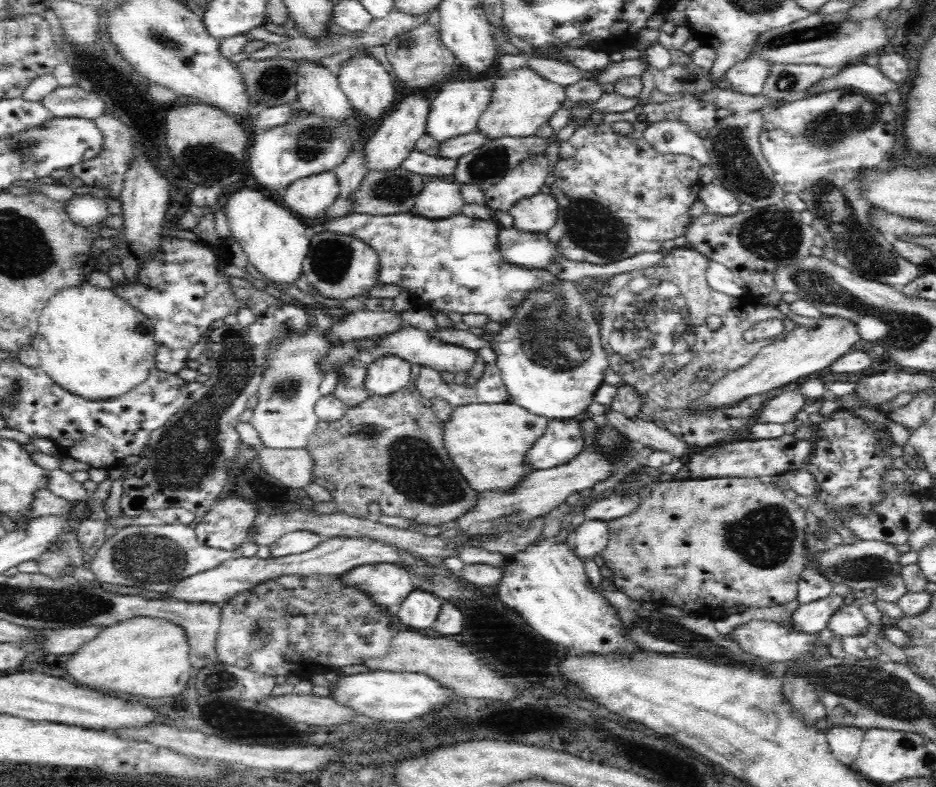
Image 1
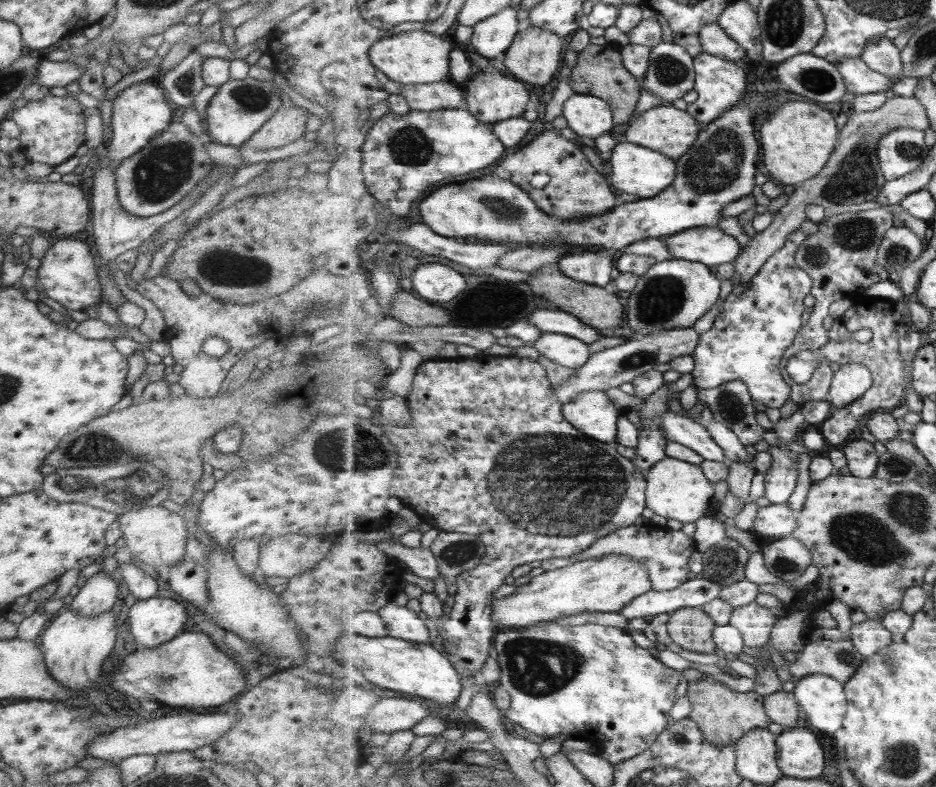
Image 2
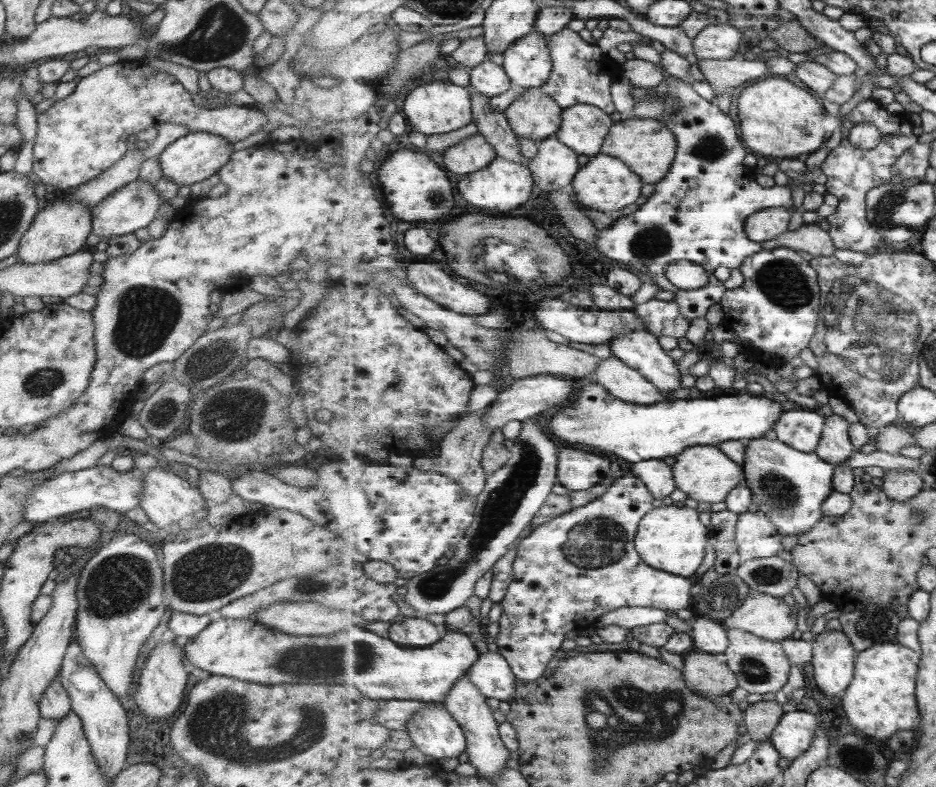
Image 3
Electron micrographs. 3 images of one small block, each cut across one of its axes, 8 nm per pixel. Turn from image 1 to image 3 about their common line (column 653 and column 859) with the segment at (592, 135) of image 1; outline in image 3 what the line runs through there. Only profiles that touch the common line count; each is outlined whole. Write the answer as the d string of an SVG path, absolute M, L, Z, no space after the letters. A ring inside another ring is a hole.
M869 98L861 101L842 118L840 133L842 140L839 146L829 152L819 166L827 176L827 192L839 197L840 201L837 213L826 218L830 224L828 234L832 237L836 249L855 250L871 255L879 246L883 246L886 238L883 238L883 234L879 234L867 220L867 192L893 180L893 164L919 142L917 128L913 128L913 120L909 119L909 114L889 113L884 105ZM863 122L869 122L883 132L880 146L871 151L863 151L848 140L853 126Z

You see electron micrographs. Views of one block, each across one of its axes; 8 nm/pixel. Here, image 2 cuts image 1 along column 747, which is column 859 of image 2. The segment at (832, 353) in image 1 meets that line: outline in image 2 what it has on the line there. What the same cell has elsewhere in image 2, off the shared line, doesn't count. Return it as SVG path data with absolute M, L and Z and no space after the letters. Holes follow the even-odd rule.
M865 364L841 365L838 371L834 372L830 400L832 410L841 410L855 400L859 400L874 383L874 376Z

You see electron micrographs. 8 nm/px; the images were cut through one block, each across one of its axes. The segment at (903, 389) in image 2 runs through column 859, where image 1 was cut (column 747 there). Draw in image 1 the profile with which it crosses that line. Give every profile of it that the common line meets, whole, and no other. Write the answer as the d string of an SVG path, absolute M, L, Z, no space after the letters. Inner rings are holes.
M691 247L674 248L668 251L662 264L651 268L637 269L636 271L616 274L612 277L606 295L603 296L602 321L599 322L601 345L609 358L609 370L621 376L624 385L632 386L643 400L639 417L642 420L660 420L666 428L692 446L702 448L717 447L726 443L742 440L740 430L748 426L748 422L754 420L759 410L765 405L767 399L763 395L756 395L744 399L742 403L735 404L728 410L708 411L700 415L686 415L685 405L690 400L696 400L704 392L712 388L712 384L728 371L744 366L754 359L754 356L763 347L773 344L778 340L784 340L798 324L786 318L777 306L762 305L760 303L751 306L744 302L743 298L729 297L712 290L707 284L706 270L707 258L700 251ZM646 314L646 316L640 316ZM648 314L650 316L648 316ZM710 315L720 317L719 330L708 330L706 318ZM776 318L783 323L783 331L769 340L762 340L748 344L744 341L744 332L756 326L762 320ZM708 371L704 380L697 377L698 372Z

